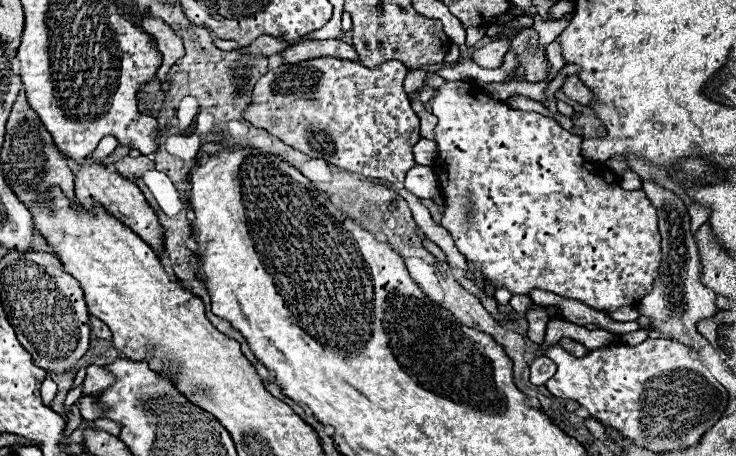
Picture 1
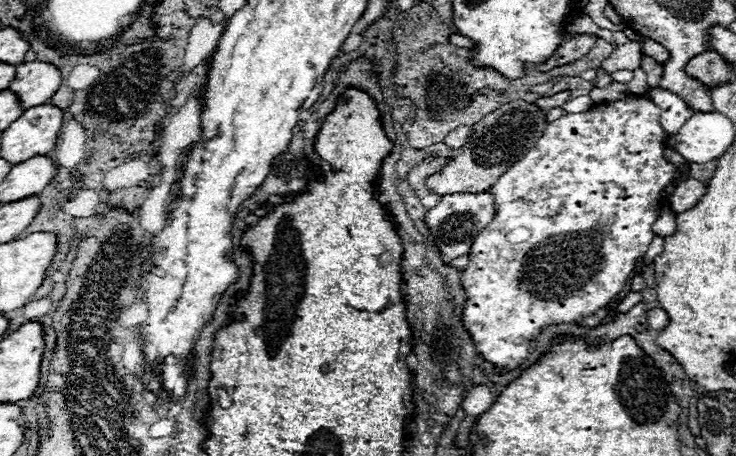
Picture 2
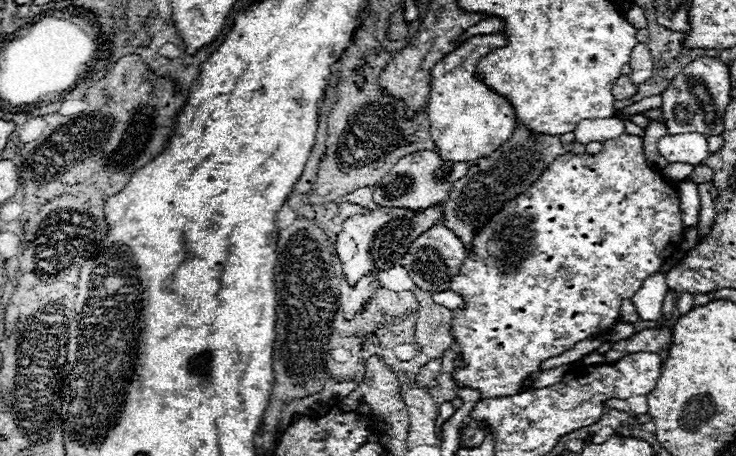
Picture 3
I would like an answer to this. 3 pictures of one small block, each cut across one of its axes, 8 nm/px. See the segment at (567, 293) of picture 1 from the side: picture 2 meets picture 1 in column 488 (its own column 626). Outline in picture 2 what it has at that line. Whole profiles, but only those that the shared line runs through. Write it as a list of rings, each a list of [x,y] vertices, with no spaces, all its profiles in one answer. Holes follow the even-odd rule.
[[[630,96],[618,102],[596,104],[592,110],[580,114],[564,114],[562,118],[550,122],[536,146],[516,164],[512,164],[490,188],[488,192],[494,196],[494,220],[474,238],[468,258],[470,264],[462,270],[460,284],[466,294],[464,310],[462,310],[462,324],[474,340],[476,356],[482,356],[486,362],[496,366],[498,372],[518,368],[532,348],[532,342],[538,338],[538,330],[550,324],[564,324],[564,322],[582,322],[584,318],[592,316],[598,308],[606,306],[614,296],[618,296],[624,286],[628,284],[630,272],[638,258],[644,258],[648,246],[654,238],[652,224],[660,216],[660,192],[670,184],[674,176],[674,166],[664,158],[664,142],[666,132],[660,126],[660,108],[654,102],[642,100],[640,96]]]

